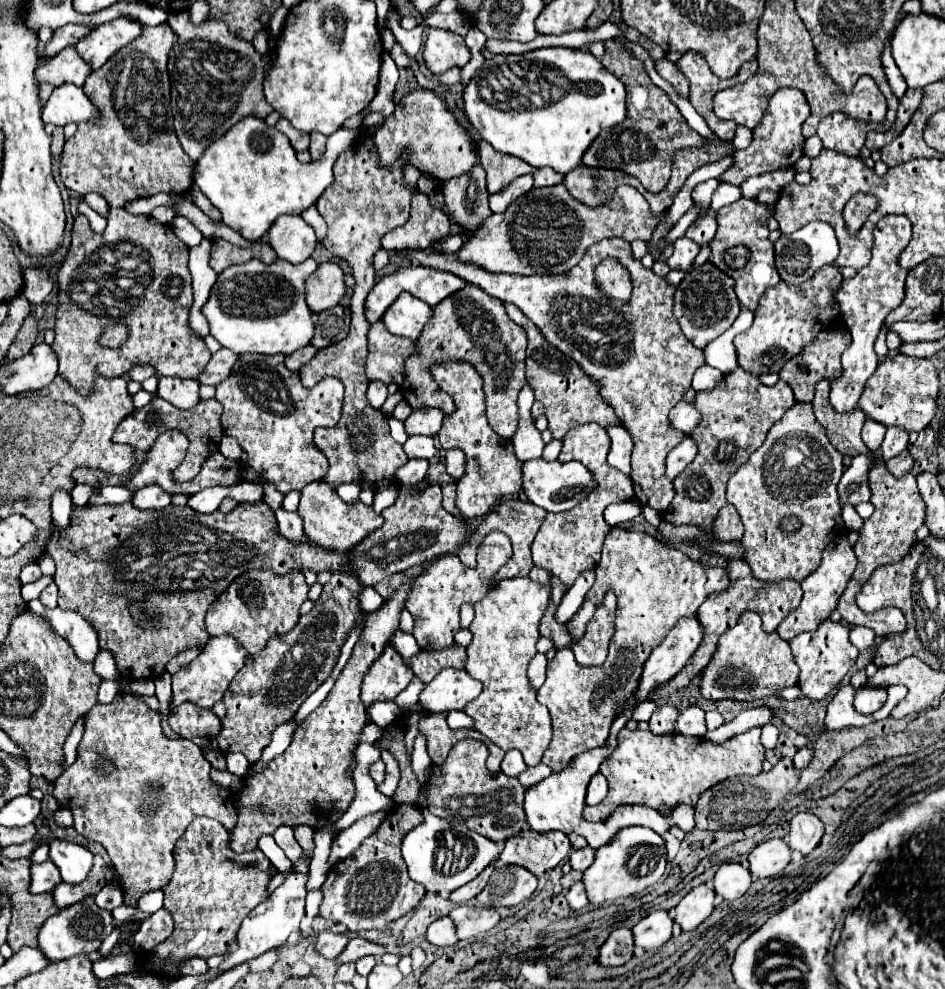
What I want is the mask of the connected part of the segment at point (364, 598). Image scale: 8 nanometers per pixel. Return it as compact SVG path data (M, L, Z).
M364 587L358 601L360 601L362 611L374 611L382 603L382 597L372 587Z

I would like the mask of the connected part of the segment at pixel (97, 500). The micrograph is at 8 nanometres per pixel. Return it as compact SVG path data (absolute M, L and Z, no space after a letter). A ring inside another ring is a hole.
M100 487L92 493L90 501L86 505L104 505L104 503L126 503L132 499L132 491L118 487Z

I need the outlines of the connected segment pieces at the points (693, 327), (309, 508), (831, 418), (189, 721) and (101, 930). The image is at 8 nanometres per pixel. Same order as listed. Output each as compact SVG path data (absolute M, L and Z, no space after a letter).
M704 263L676 287L674 297L674 315L680 323L682 333L690 339L690 343L698 349L704 349L710 341L720 337L738 317L740 303L734 293L734 281L726 273L722 273L712 263Z
M314 481L310 485L306 485L302 489L302 499L300 499L300 507L298 507L302 519L304 519L304 533L306 537L316 543L318 547L330 549L330 551L348 551L352 549L356 543L360 543L366 535L370 535L374 529L378 529L382 525L382 515L376 515L374 509L370 505L364 505L360 499L350 503L344 503L338 493L320 481Z
M824 379L816 385L816 397L812 401L818 423L826 429L830 443L844 455L856 457L858 453L870 453L860 437L860 429L866 421L864 411L854 409L852 413L836 413L829 401L830 383Z
M184 703L170 713L170 727L182 737L192 739L198 747L218 749L216 737L222 725L220 719L208 709L196 707L192 703Z
M86 897L84 901L62 909L60 913L52 915L40 929L38 941L40 941L40 951L50 959L50 961L62 961L70 959L74 955L88 955L100 947L100 943L112 933L112 915L104 909L100 909L94 903L94 897Z

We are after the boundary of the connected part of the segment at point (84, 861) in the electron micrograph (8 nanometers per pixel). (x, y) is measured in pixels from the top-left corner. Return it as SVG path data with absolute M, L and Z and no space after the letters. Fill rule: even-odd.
M50 841L50 861L60 869L64 883L82 883L92 867L92 857L94 855L86 847L72 841Z

